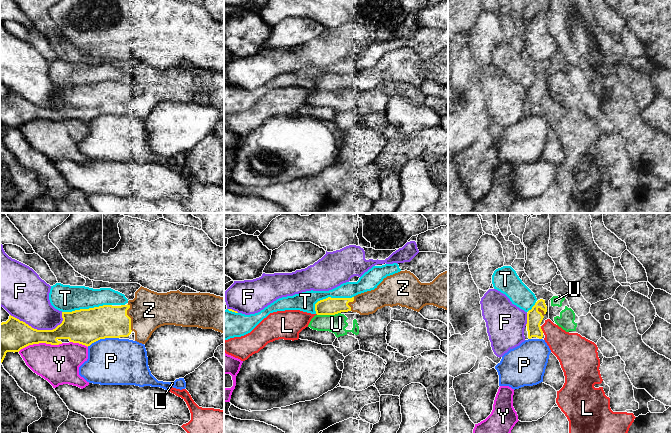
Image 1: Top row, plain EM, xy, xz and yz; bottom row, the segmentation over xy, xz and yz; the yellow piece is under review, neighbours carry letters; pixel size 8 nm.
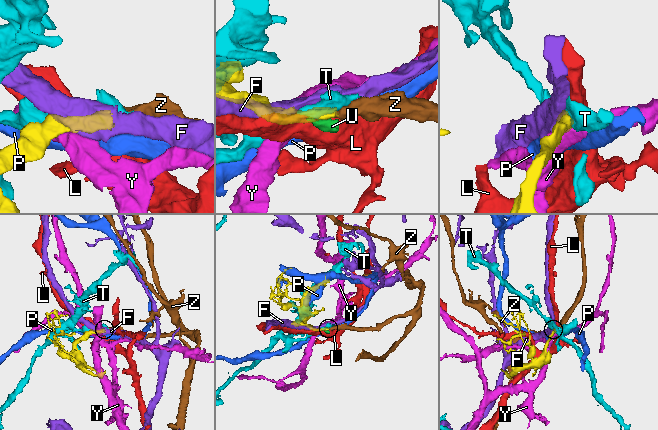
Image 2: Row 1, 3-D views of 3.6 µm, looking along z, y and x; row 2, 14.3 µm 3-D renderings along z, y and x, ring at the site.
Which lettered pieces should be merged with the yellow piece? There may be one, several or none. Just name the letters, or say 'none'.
Z

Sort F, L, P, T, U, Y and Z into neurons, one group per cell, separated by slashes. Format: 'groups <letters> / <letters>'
groups F / L / P / T / U / Y / Z

